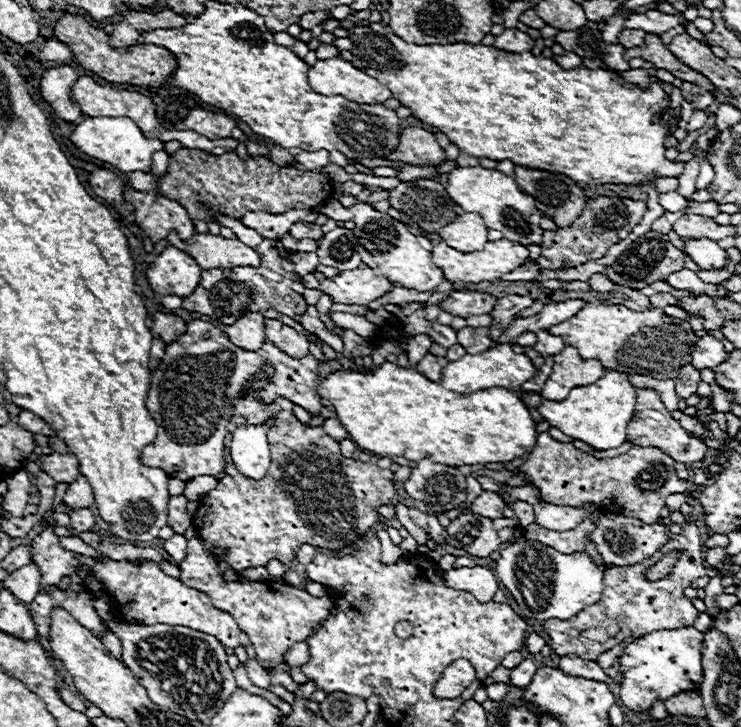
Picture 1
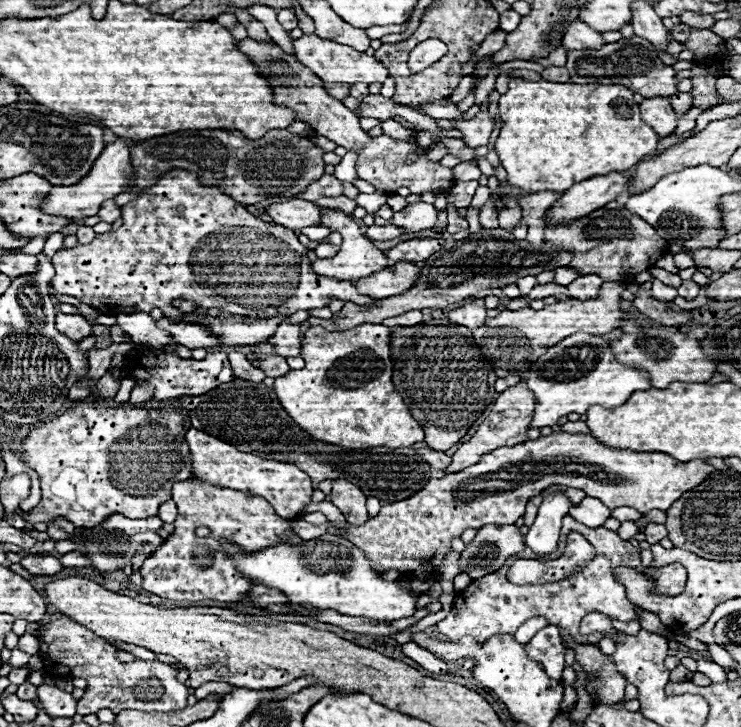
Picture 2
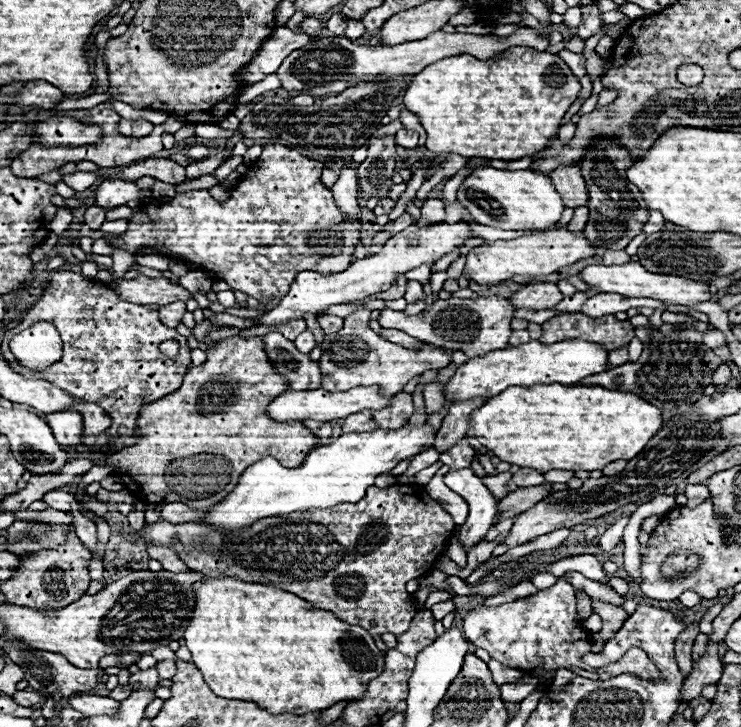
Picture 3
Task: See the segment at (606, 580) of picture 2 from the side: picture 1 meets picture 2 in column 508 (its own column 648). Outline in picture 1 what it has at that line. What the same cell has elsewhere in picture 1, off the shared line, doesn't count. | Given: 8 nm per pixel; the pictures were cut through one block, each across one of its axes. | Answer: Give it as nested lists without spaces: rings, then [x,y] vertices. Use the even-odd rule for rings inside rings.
[[[692,542],[684,548],[684,556],[676,562],[674,572],[660,582],[648,582],[644,578],[648,562],[636,566],[610,566],[604,574],[602,600],[586,610],[578,612],[570,620],[550,618],[544,622],[544,630],[552,640],[552,650],[562,656],[576,652],[580,658],[596,660],[602,652],[614,648],[628,636],[644,636],[654,630],[672,630],[678,626],[690,626],[698,618],[698,610],[692,606],[690,598],[684,596],[684,588],[690,586],[700,576],[718,576],[718,566],[704,566],[702,544]]]

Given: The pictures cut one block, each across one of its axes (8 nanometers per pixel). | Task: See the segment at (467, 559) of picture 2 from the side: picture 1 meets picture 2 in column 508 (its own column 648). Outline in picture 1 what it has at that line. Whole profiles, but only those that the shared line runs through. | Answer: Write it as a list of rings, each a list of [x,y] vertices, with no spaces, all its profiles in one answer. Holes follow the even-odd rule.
[[[596,514],[596,530],[592,532],[592,542],[610,566],[632,566],[642,562],[644,558],[650,558],[654,552],[660,550],[664,542],[668,542],[670,534],[666,534],[664,528],[666,526],[644,524],[636,518],[628,518],[622,514]]]

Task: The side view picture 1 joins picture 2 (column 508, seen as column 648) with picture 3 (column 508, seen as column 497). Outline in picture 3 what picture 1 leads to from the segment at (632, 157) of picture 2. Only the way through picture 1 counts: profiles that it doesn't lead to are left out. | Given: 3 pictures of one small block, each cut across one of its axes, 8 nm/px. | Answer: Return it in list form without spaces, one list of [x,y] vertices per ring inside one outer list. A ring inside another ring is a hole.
[[[516,46],[508,48],[488,60],[478,60],[470,54],[450,56],[426,66],[412,78],[406,88],[404,104],[410,112],[418,114],[428,140],[426,150],[437,154],[457,153],[460,156],[484,156],[496,160],[518,160],[532,156],[546,148],[548,140],[556,134],[562,116],[578,98],[580,82],[556,54],[538,52],[534,48]]]

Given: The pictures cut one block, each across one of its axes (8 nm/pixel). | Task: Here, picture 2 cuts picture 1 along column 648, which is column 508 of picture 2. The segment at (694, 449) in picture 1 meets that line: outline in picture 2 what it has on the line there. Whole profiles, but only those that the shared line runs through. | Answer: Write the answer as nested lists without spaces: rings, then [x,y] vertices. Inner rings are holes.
[[[518,382],[516,386],[504,390],[498,400],[494,402],[494,408],[490,412],[490,416],[482,422],[482,426],[478,428],[478,432],[472,436],[470,442],[462,444],[458,448],[458,452],[452,456],[452,464],[444,470],[444,474],[452,474],[456,470],[464,470],[472,464],[476,464],[484,454],[502,448],[502,446],[516,446],[522,444],[524,440],[528,440],[526,432],[532,424],[532,410],[534,410],[534,394],[528,390],[526,382]]]

